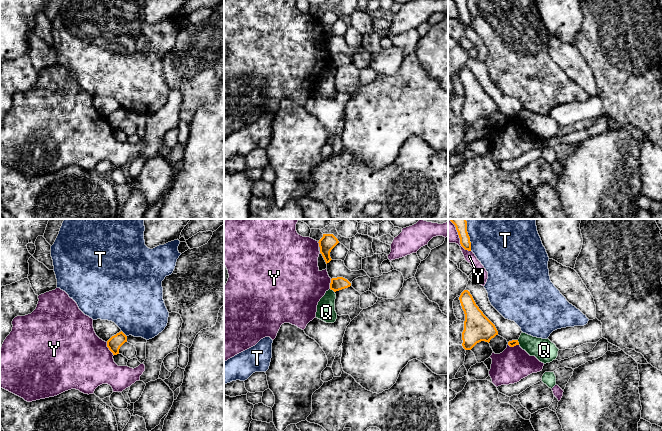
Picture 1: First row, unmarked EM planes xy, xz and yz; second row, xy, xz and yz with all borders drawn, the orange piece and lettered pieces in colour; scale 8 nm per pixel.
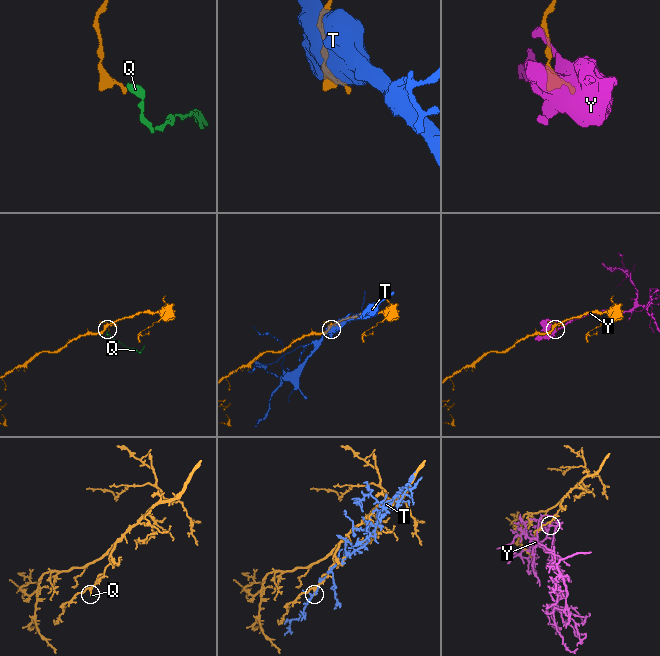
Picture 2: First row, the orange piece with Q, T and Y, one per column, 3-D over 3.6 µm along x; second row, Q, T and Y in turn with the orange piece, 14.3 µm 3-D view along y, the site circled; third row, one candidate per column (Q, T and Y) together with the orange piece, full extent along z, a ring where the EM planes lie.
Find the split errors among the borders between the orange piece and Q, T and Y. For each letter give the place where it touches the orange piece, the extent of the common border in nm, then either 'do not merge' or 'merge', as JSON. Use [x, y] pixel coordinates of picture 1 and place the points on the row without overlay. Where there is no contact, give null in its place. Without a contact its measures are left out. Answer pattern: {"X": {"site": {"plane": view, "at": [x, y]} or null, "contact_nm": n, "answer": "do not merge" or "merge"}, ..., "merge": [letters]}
{"Q": {"site": {"plane": "xz", "at": [332, 65]}, "contact_nm": 50, "answer": "do not merge"}, "T": {"site": {"plane": "yz", "at": [469, 13]}, "contact_nm": 220, "answer": "do not merge"}, "Y": {"site": {"plane": "xy", "at": [109, 125]}, "contact_nm": 130, "answer": "do not merge"}, "merge": []}

